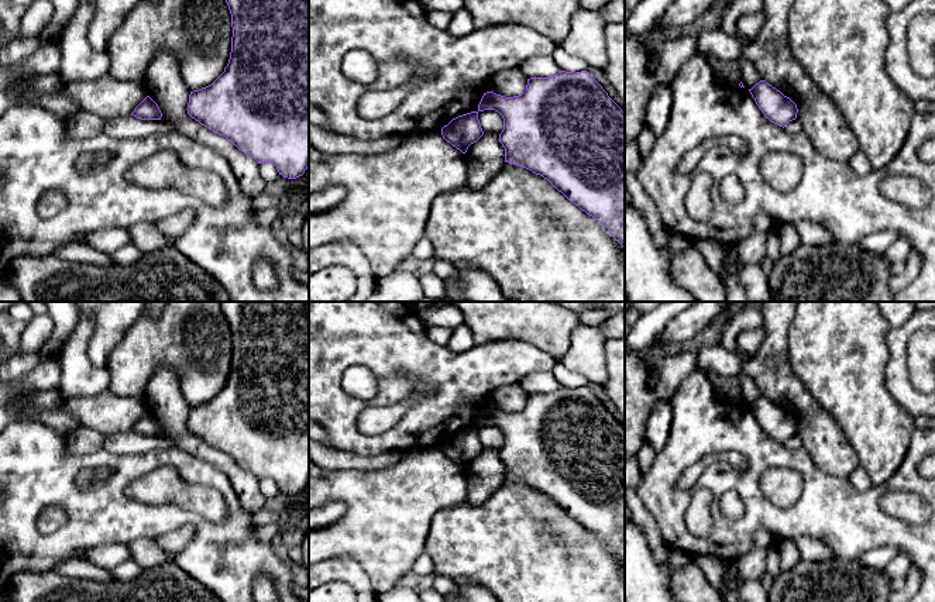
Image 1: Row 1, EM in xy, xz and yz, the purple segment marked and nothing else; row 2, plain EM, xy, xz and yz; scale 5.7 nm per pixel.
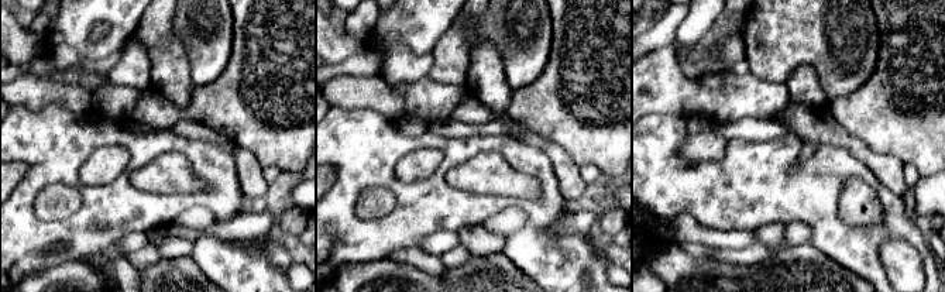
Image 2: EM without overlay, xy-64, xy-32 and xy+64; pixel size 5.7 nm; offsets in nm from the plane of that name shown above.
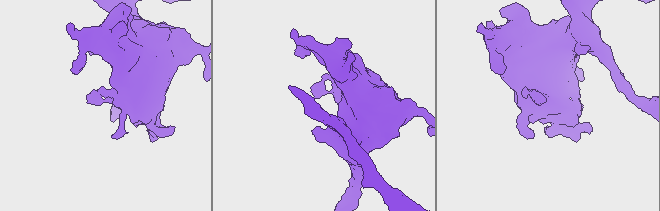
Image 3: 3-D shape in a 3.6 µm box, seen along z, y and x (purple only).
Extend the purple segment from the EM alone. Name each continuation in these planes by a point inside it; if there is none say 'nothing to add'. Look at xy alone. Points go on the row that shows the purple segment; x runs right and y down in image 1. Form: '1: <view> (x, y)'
nothing to add

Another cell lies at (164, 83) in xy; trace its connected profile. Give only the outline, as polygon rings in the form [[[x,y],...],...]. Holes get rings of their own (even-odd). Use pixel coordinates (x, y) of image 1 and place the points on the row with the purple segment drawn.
[[[162,51],[151,61],[144,85],[148,96],[162,113],[161,121],[171,123],[176,134],[221,154],[245,195],[255,197],[264,192],[267,182],[259,173],[259,164],[226,137],[213,133],[188,114],[190,90],[185,85],[179,63],[171,52]]]

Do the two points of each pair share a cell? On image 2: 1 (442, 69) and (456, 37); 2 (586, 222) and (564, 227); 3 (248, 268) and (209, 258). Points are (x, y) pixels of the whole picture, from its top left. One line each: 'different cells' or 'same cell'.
1: same cell
2: same cell
3: same cell

